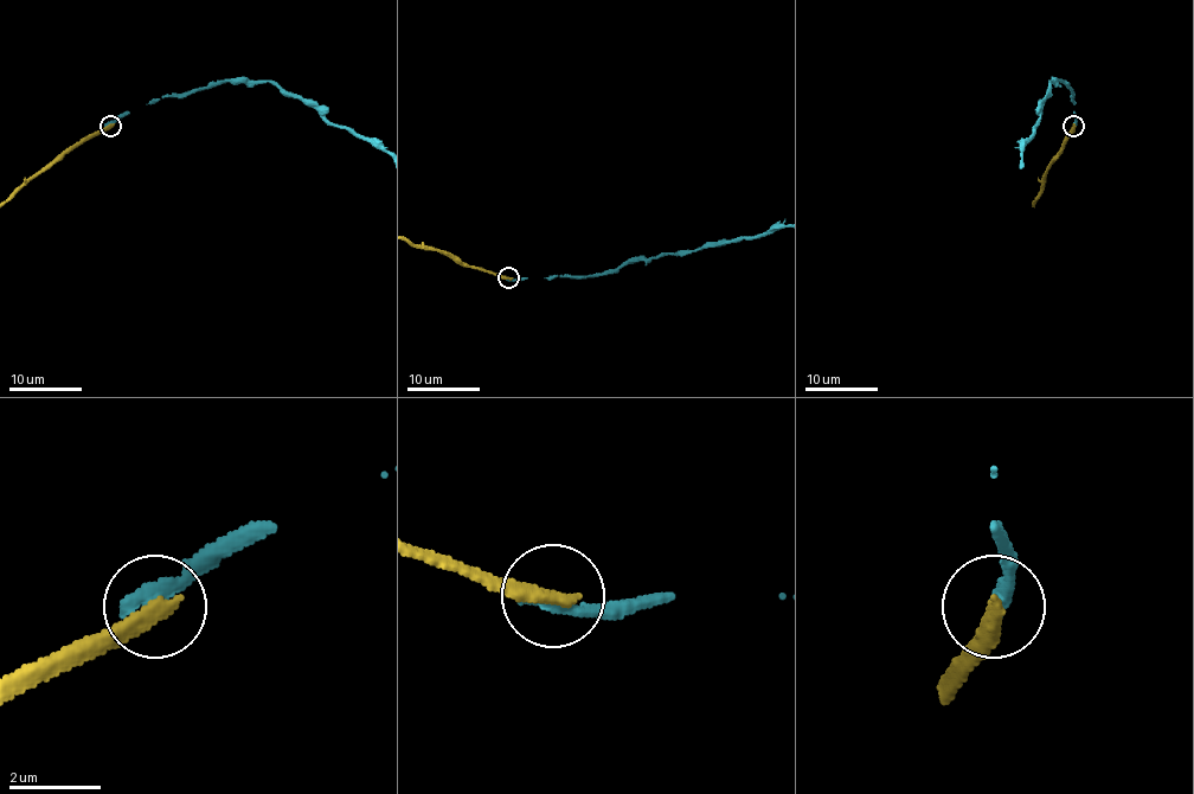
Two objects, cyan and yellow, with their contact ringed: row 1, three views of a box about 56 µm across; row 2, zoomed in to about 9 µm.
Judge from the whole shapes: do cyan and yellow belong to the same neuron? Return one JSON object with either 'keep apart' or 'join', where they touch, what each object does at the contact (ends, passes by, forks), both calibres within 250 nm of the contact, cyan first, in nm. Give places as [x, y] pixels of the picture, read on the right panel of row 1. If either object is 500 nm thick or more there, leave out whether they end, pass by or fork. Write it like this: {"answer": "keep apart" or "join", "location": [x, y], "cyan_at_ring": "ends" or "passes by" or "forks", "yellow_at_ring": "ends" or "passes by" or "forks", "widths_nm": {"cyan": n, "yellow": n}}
{"answer": "keep apart", "location": [1073, 126], "cyan_at_ring": "ends", "yellow_at_ring": "ends", "widths_nm": {"cyan": 360, "yellow": 360}}

